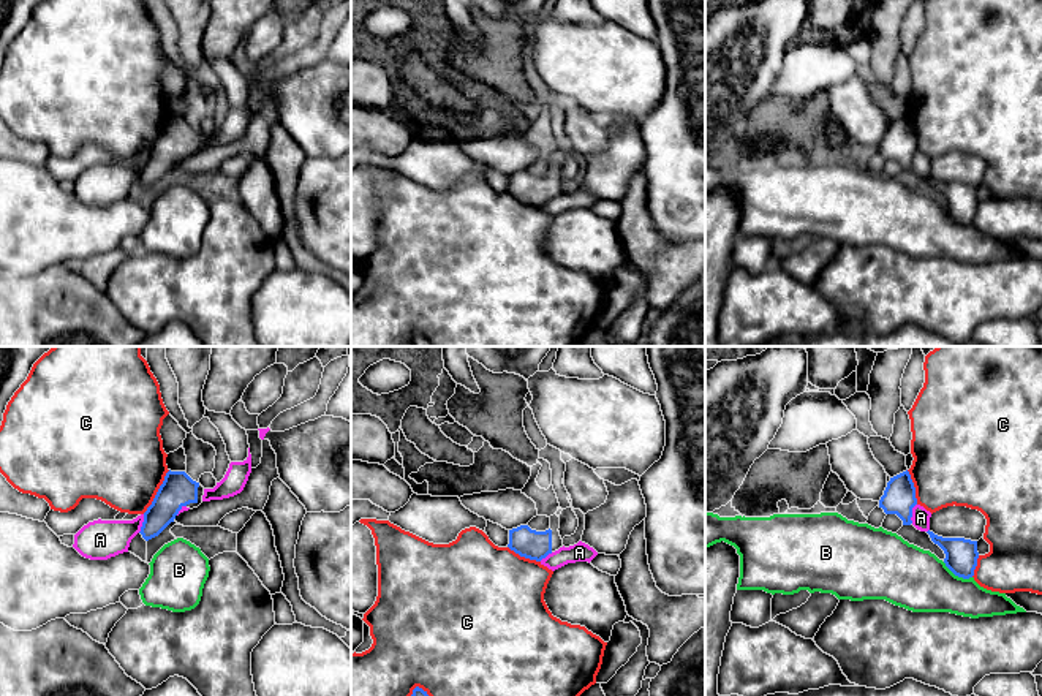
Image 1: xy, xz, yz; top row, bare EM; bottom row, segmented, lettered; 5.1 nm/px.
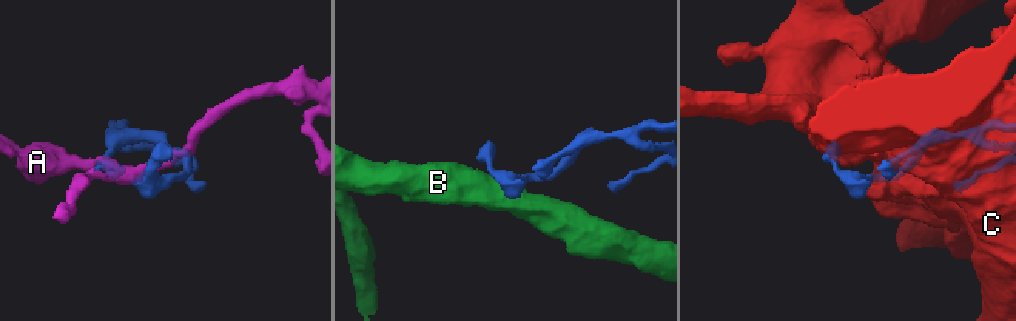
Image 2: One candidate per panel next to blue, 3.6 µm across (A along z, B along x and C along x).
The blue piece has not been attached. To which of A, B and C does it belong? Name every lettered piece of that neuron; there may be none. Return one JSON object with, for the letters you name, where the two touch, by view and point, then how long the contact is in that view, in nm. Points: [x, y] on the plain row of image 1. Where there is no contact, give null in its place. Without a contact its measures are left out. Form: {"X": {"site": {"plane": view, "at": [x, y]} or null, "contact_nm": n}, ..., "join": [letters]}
{"join": []}

